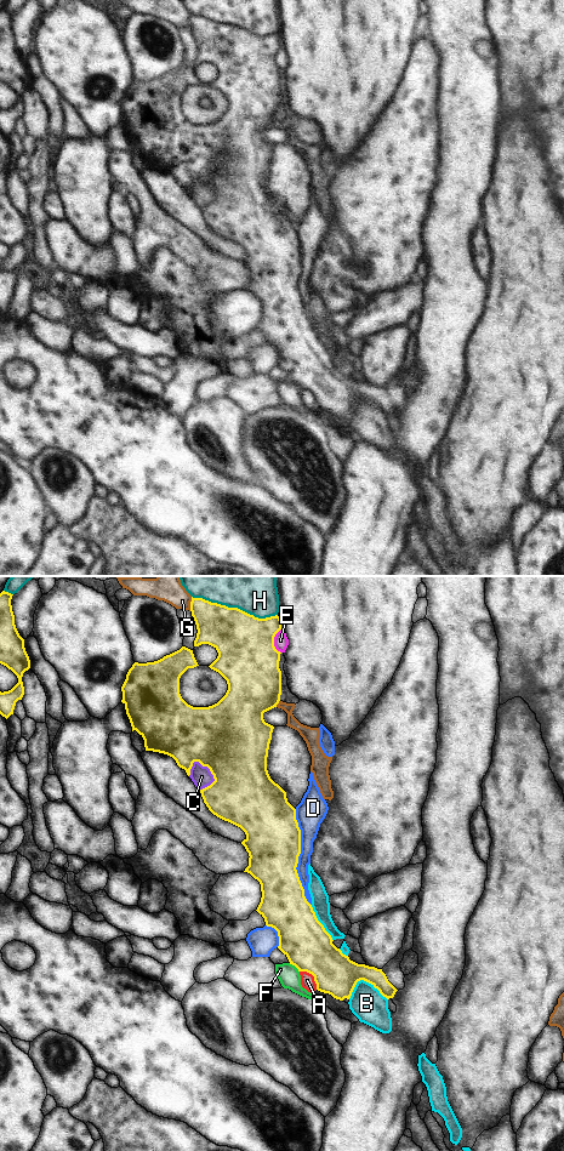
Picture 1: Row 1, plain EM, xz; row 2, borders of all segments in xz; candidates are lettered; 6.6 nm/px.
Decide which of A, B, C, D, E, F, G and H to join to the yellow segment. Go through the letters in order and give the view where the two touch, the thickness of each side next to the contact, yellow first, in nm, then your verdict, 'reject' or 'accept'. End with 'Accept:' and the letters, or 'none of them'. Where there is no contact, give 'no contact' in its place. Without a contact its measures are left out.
A: xz | 320/100 nm | reject
B: xz | 280/220 nm | reject
C: xz | 480/140 nm | reject
D: xz | 360/140 nm | reject
E: xz | 400/100 nm | reject
F: xz | 320/140 nm | reject
G: xz | 280/150 nm | reject
H: xz | 380/240 nm | reject
Accept: none of them

